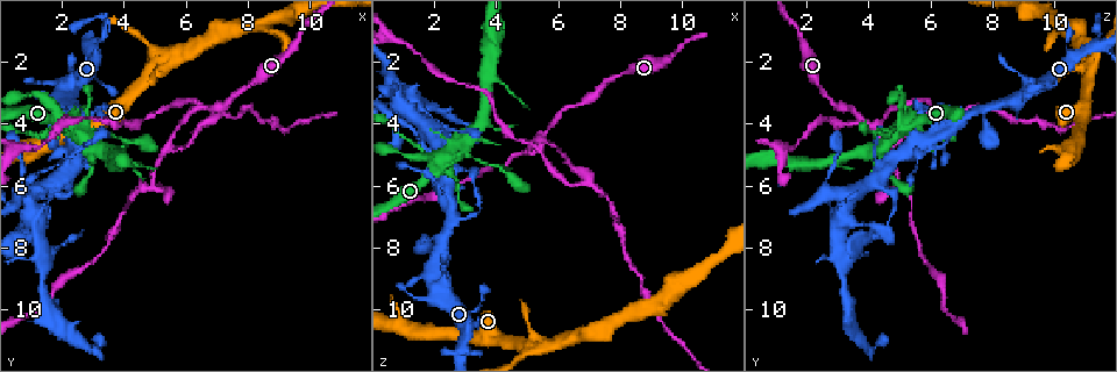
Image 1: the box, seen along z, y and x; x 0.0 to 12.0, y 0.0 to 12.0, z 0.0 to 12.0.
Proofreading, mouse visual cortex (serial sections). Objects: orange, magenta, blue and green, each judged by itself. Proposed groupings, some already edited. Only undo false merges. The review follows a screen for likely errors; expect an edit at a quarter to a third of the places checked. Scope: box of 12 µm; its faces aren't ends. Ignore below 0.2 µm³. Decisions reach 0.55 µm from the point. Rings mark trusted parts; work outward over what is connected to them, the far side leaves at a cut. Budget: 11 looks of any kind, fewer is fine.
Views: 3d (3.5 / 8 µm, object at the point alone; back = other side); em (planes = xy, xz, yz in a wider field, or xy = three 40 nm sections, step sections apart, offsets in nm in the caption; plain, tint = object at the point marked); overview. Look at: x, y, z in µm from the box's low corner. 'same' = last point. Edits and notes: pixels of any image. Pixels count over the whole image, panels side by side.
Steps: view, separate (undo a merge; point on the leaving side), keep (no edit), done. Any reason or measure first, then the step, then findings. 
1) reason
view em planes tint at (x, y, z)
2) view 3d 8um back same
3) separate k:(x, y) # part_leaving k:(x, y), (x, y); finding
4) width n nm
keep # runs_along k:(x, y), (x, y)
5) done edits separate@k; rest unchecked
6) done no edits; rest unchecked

three arms meet
view 3d 3.5um at (5.4, 4.7, 4.5)

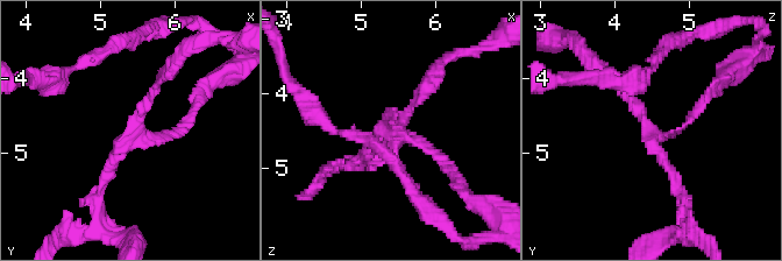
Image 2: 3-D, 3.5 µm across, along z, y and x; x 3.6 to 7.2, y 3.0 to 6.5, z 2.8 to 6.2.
arms 3; arm_widths 100, 150, 150 nm
view em xy step 2 tint at (5.45, 4.75, 4.50)

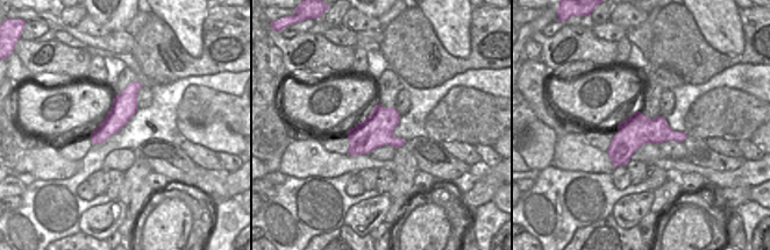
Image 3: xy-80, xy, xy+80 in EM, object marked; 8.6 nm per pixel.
width 280 nm
keep # runs_along 2:(610, 71), (658, 139), (690, 118); one cell here

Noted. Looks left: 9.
side arm on a straight run
view 3d 3.5um at (1.8, 6.0, 4.4)

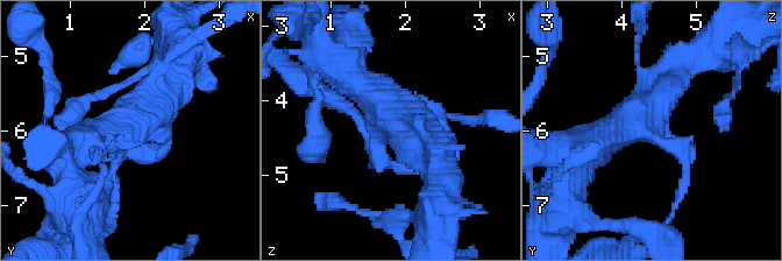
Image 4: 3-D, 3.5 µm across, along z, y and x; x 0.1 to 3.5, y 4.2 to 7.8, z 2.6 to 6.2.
need the tissue
view em xy step 3 tint at (1.75, 6.00, 4.40)

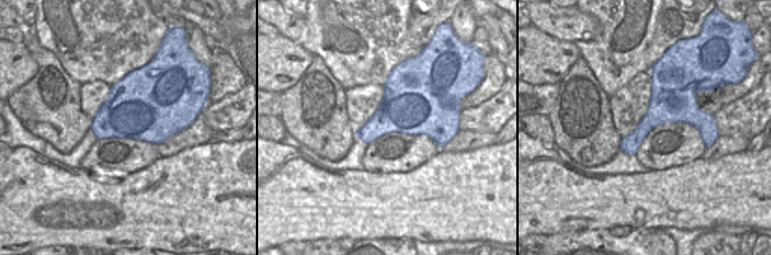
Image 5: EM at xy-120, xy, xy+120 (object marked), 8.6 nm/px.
separate 4:(682, 189) # a second cell is stuck on

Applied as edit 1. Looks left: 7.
redraw
view overview

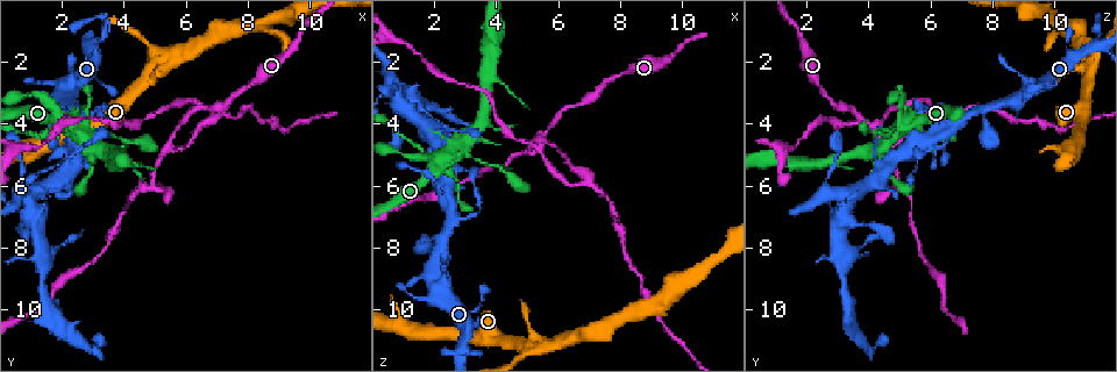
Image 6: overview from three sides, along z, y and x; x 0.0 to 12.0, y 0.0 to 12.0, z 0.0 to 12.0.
arms part here
view 3d 8um at (2.3, 4.0, 5.3)

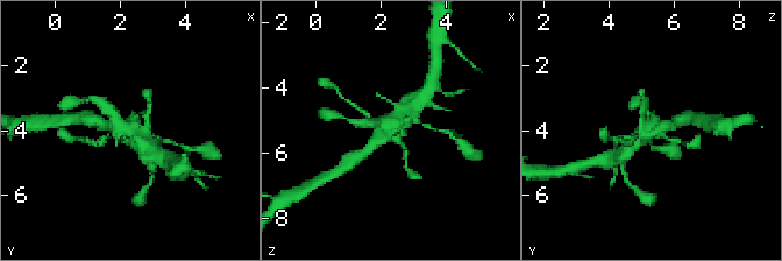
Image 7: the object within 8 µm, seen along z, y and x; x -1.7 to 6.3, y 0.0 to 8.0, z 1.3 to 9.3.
zoom in
view 3d 3.5um at (2.2, 3.9, 5.2)

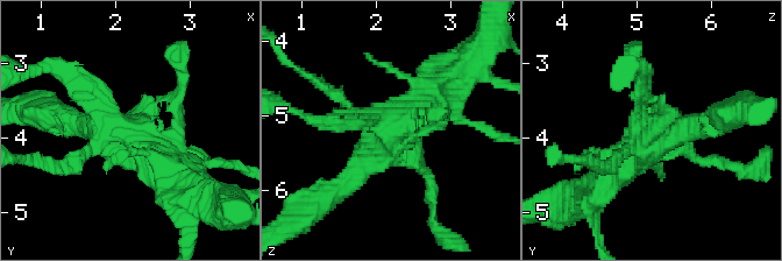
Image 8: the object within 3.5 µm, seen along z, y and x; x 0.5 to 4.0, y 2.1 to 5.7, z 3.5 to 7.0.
keep # one cell here

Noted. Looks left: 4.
abrupt turn
view 3d 3.5um at (6.9, 3.7, 5.8)

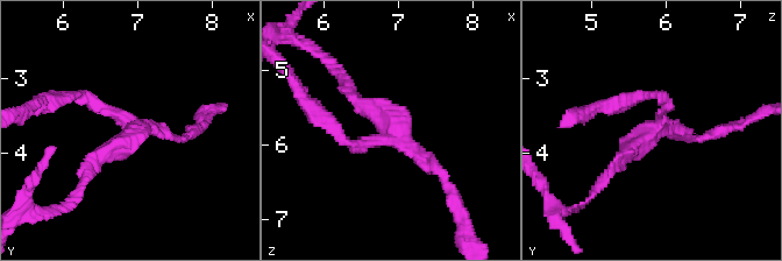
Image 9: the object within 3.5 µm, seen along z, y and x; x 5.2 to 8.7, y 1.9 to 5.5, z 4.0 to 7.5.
arms 3; arm_widths 150, 150, 150 nm; need the tissue
view em xy step 2 tint at (6.95, 3.70, 5.85)

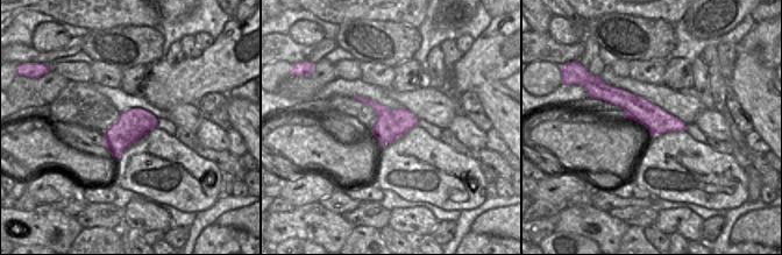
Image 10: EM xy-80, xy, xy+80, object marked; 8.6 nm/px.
width 260 nm
separate 9:(92, 100) # border 10:(388, 108), (377, 115); two cells meet here

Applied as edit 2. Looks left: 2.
done edits separate@4, separate@9; rest unchecked

